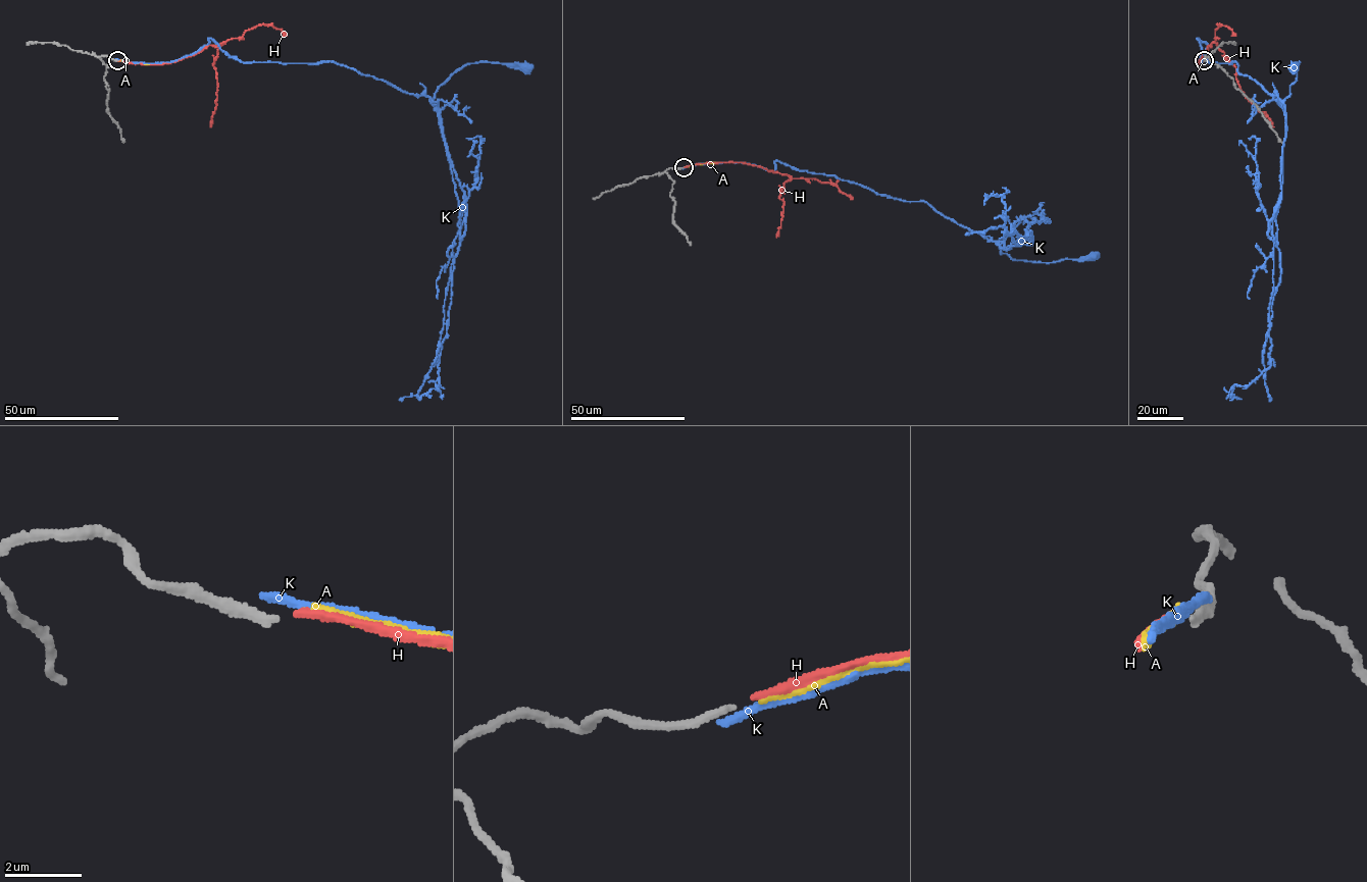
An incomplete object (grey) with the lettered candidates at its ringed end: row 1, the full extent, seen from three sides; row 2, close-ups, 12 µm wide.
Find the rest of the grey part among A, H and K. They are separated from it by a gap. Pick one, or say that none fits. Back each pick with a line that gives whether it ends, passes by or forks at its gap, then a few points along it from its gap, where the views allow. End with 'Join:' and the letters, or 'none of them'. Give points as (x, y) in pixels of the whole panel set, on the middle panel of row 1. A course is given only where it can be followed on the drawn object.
Join: none of them

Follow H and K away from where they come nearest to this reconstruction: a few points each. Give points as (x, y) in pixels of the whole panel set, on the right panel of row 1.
H: (1204, 60), (1199, 64), (1209, 45), (1216, 43), (1235, 69), (1235, 79), (1245, 96), (1267, 116), (1273, 126)
K: (1204, 60), (1208, 44), (1197, 38), (1209, 62), (1235, 61), (1239, 73), (1283, 107), (1300, 61), (1293, 67)

